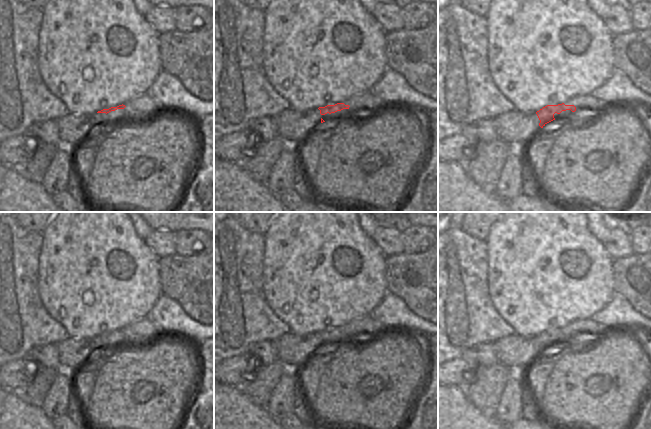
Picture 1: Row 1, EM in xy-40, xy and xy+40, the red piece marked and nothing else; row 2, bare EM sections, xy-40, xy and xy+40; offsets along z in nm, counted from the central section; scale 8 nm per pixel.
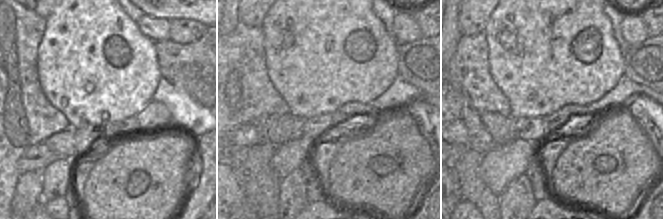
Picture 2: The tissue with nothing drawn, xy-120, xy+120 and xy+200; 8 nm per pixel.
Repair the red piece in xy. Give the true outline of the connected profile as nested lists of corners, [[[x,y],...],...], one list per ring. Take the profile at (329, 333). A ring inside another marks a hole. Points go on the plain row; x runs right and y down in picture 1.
[[[337,327],[335,329],[327,329],[325,331],[319,331],[321,339],[325,339],[327,337],[330,338],[331,343],[339,343],[341,341],[345,341],[350,337],[349,329],[345,329],[344,327]]]

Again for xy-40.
[[[119,329],[117,331],[111,331],[109,333],[103,333],[101,335],[98,335],[97,337],[106,337],[110,340],[110,347],[115,347],[117,345],[121,345],[125,342],[127,342],[126,336],[124,334],[126,330],[125,329]]]

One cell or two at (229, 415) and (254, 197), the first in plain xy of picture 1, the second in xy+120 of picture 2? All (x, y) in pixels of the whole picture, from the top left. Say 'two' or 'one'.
two

